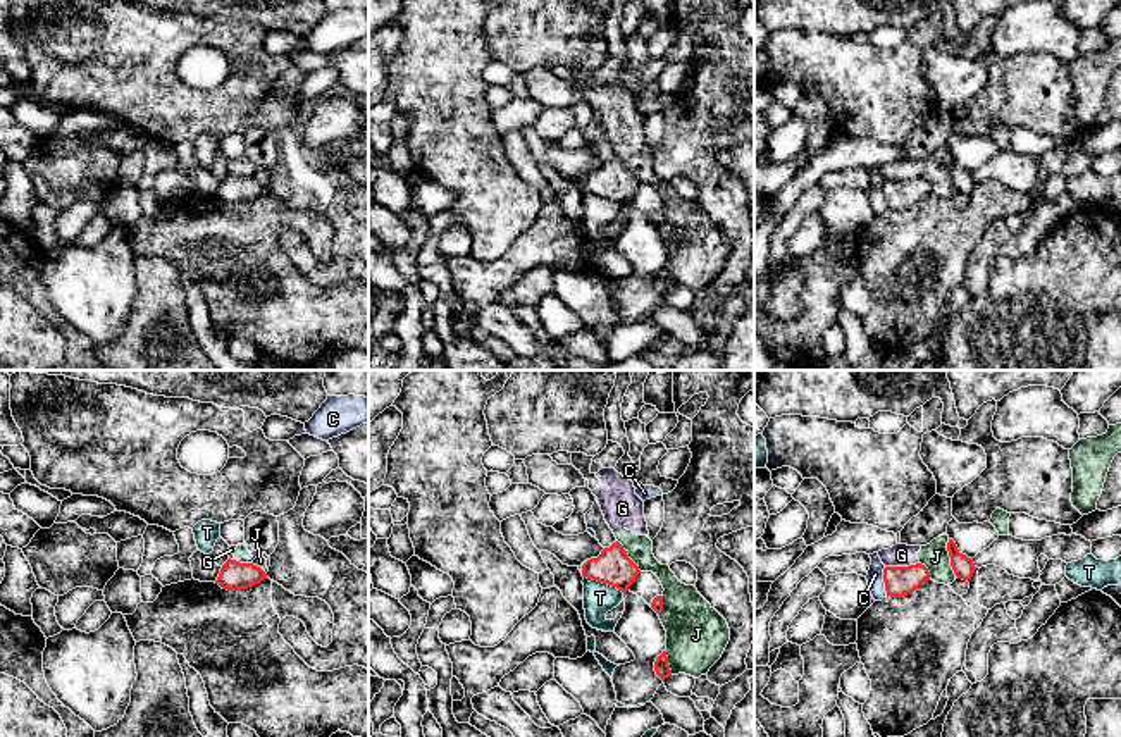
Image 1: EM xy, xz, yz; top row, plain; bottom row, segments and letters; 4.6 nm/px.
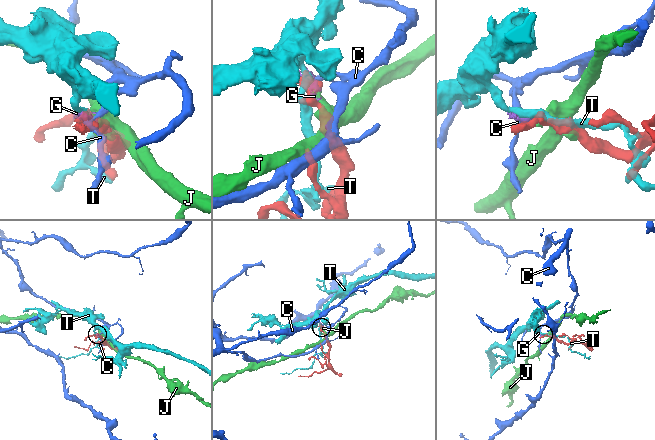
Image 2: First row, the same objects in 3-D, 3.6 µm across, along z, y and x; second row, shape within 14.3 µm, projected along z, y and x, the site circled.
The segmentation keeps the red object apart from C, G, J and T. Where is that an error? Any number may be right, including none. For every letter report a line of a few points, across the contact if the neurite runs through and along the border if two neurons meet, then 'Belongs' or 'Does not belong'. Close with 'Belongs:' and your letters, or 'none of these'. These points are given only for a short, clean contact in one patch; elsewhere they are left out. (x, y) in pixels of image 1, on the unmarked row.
C: Line: yz (884, 181), (884, 204), (887, 209). Does not belong
G: Line: yz (918, 176), (885, 181). Does not belong
J: Does not belong
T: Does not belong
Belongs: none of these

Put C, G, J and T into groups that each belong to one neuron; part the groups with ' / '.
C / G J / T

